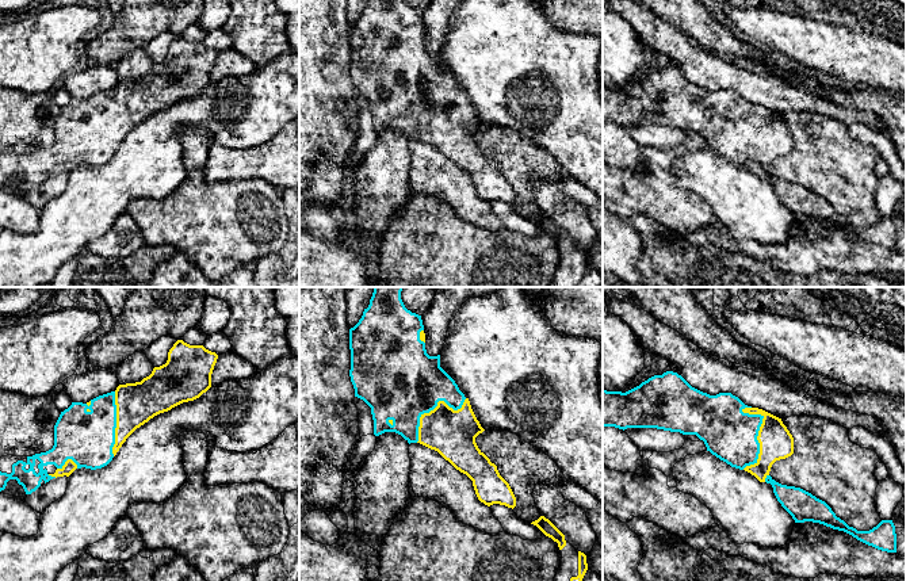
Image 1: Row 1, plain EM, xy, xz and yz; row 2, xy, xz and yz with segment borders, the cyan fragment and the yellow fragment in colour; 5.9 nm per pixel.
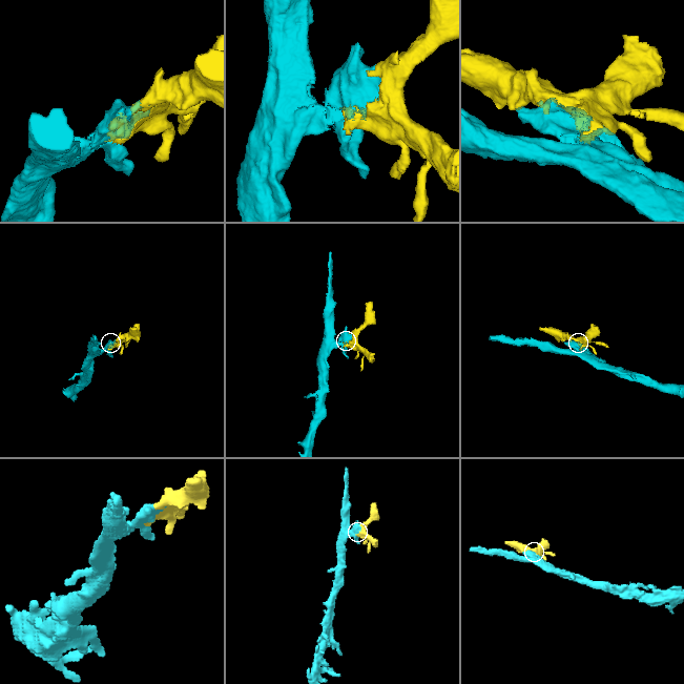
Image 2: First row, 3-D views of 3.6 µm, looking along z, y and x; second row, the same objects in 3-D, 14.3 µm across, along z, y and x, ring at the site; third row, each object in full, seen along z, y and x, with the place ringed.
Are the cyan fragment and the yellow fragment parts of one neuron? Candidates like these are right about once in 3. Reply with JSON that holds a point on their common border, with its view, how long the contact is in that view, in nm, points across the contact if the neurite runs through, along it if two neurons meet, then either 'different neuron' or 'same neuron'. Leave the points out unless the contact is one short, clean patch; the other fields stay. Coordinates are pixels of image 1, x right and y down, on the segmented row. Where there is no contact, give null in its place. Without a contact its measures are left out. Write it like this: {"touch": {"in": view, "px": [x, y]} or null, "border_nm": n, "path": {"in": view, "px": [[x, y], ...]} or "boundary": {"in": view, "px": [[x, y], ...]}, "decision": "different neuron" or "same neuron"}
{"touch": {"in": "yz", "px": [757, 432]}, "border_nm": 380, "decision": "same neuron"}

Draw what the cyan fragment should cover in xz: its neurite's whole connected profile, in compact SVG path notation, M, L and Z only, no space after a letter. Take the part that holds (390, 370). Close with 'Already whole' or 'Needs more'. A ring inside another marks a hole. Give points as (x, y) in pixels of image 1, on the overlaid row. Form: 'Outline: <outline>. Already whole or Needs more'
Outline: M374 287L368 307L349 329L349 376L355 397L371 408L374 435L395 432L409 444L420 443L437 451L473 481L481 502L513 509L516 497L509 483L475 443L475 437L485 429L477 420L469 398L440 367L440 355L427 353L421 316L405 307L401 291L402 287Z. Needs more

